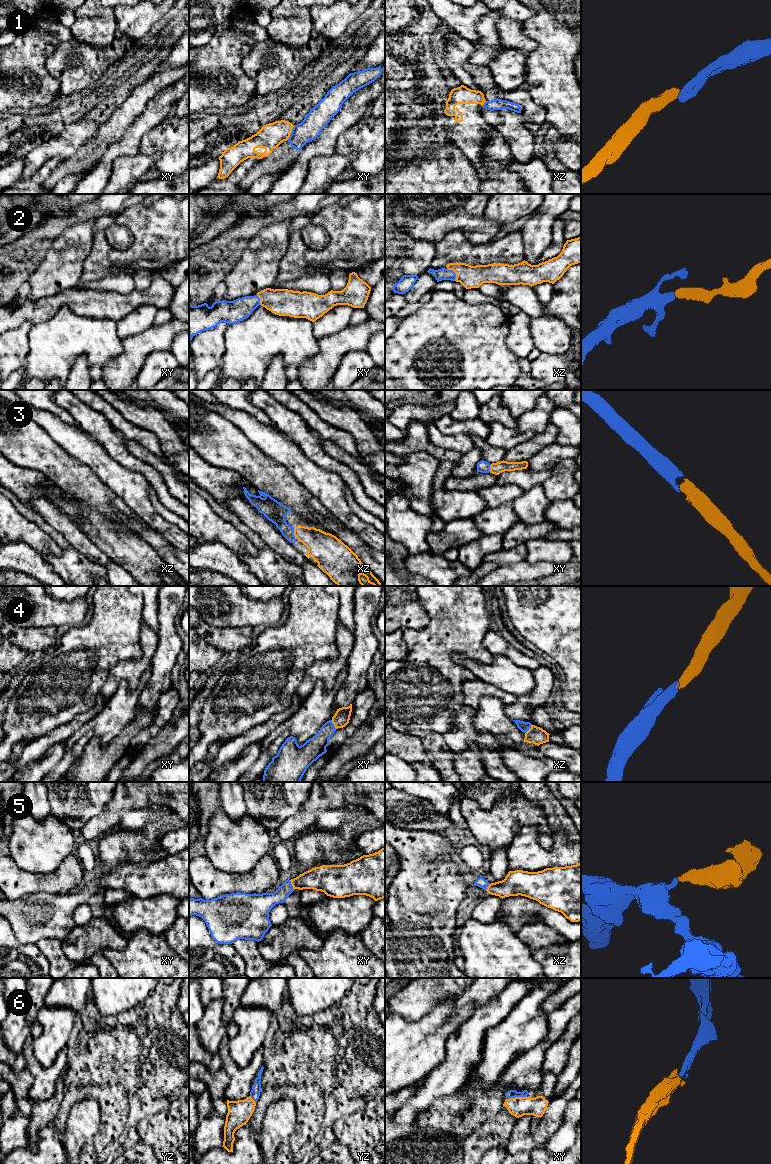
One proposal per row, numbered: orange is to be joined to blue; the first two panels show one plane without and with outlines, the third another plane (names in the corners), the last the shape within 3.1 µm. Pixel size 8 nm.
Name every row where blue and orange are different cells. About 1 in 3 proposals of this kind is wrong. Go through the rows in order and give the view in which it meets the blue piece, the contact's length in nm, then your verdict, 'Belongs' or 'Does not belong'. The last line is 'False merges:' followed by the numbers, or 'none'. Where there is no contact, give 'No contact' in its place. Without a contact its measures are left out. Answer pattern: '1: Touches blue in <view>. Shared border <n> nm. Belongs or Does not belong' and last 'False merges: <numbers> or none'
1: Touches blue in xy. Shared border 130 nm. Does not belong
2: Touches blue in xz. Shared border 120 nm. Belongs
3: Touches blue in xz. Shared border 100 nm. Belongs
4: Touches blue in xy. Shared border 80 nm. Belongs
5: Touches blue in xy. Shared border 90 nm. Belongs
6: Touches blue in xy. Shared border 140 nm. Belongs
False merges: 1

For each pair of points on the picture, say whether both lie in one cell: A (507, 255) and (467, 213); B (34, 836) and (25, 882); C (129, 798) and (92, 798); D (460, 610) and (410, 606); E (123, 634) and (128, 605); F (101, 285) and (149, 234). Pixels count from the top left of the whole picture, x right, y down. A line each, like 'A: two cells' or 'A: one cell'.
A: two cells
B: two cells
C: two cells
D: two cells
E: one cell
F: two cells

